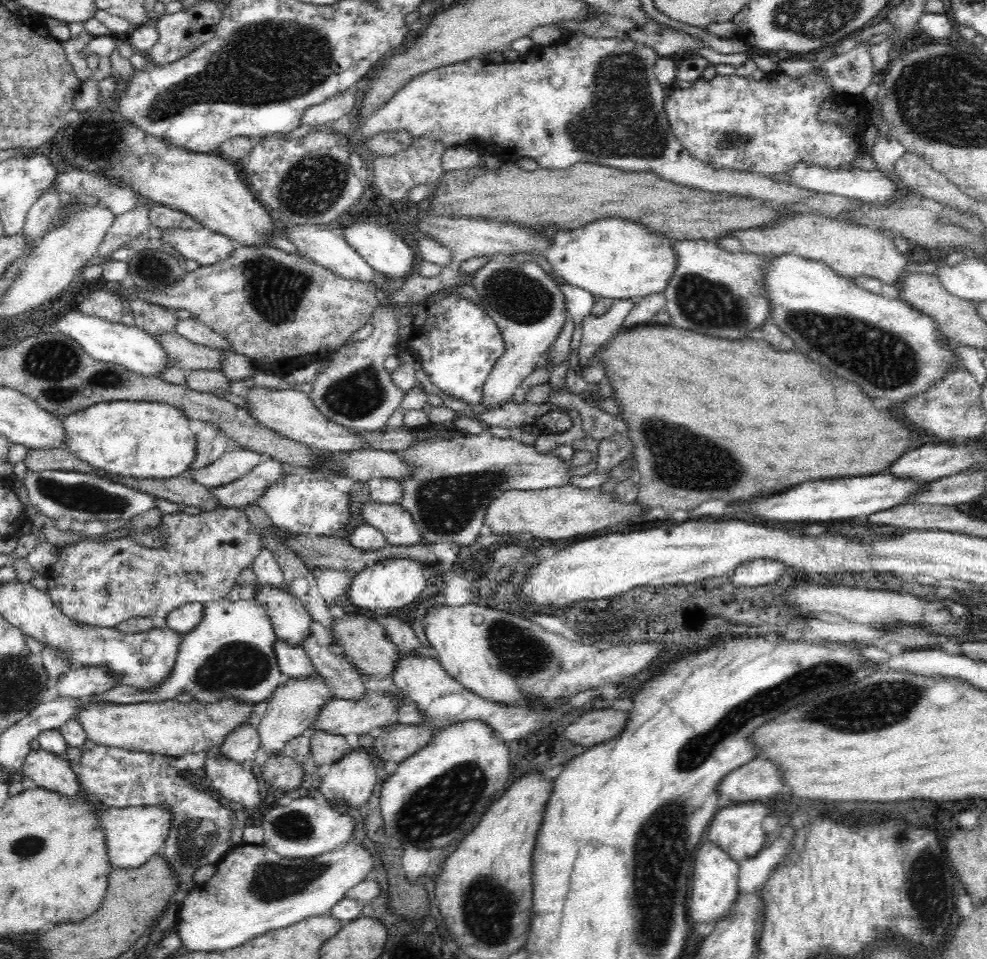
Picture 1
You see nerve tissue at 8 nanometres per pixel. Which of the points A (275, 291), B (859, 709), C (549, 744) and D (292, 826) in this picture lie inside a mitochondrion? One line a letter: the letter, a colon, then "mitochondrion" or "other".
A: mitochondrion
B: mitochondrion
C: other
D: mitochondrion

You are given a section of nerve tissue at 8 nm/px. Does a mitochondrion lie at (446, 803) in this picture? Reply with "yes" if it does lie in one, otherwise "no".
yes

